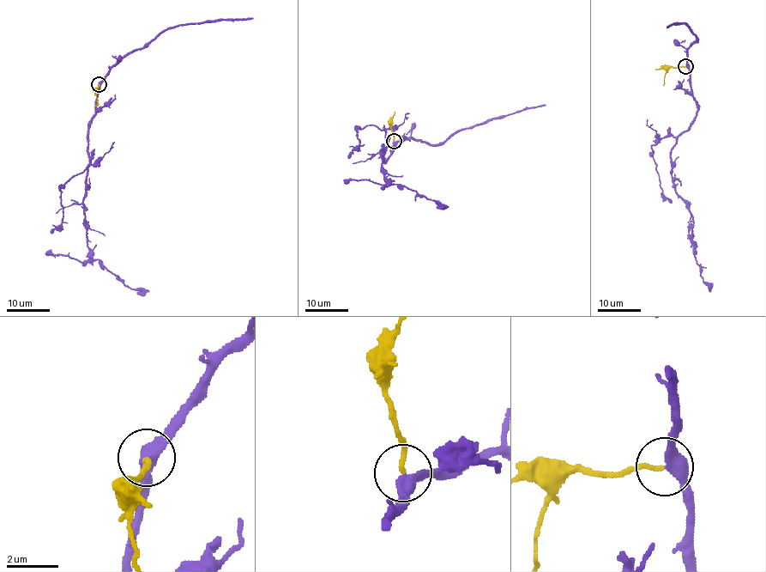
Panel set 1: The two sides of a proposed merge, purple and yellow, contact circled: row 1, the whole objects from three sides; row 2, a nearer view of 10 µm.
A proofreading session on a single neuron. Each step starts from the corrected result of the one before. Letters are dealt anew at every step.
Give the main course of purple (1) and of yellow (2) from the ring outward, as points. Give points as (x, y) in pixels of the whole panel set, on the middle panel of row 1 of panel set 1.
1: (394, 142), (385, 162), (382, 144), (380, 151), (383, 179), (439, 200), (448, 208)
2: (394, 142), (392, 122), (389, 123)

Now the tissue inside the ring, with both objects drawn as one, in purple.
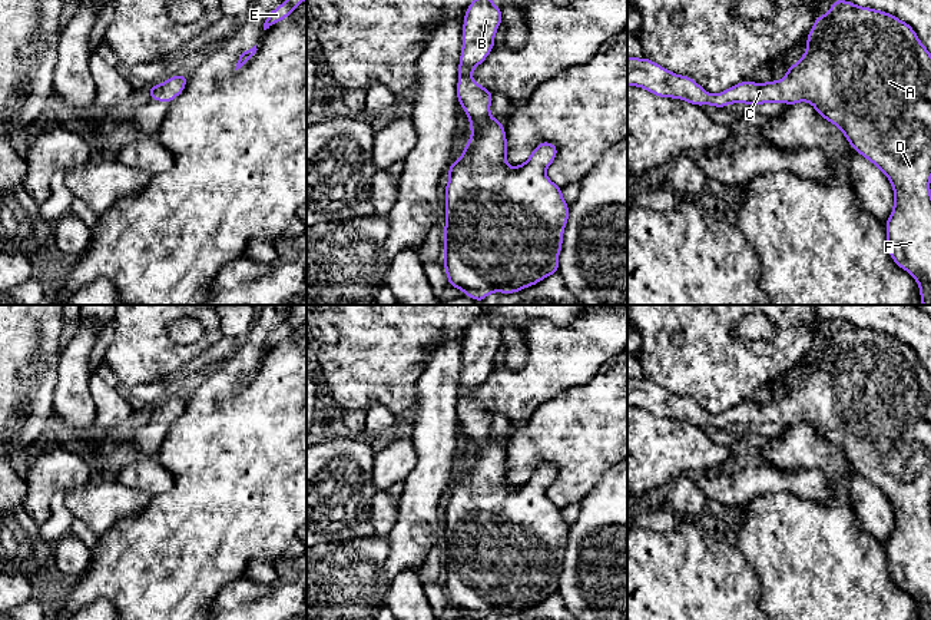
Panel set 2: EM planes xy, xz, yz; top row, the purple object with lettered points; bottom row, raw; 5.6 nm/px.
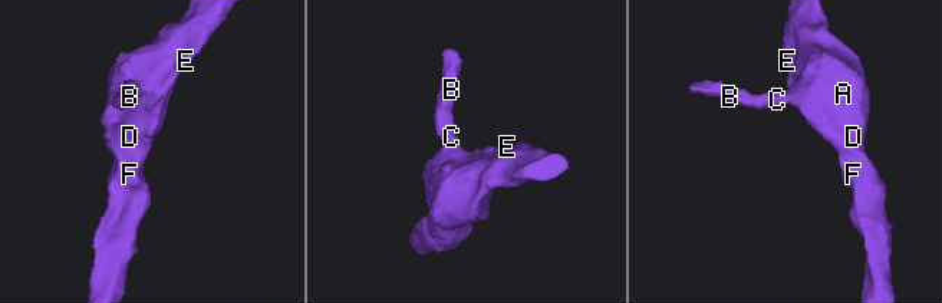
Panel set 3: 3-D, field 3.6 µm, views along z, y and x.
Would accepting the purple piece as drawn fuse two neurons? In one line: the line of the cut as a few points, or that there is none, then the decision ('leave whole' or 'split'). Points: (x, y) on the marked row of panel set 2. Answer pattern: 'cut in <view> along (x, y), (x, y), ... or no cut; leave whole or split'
no cut; leave whole

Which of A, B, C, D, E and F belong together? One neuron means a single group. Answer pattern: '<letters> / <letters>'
A B C D E F

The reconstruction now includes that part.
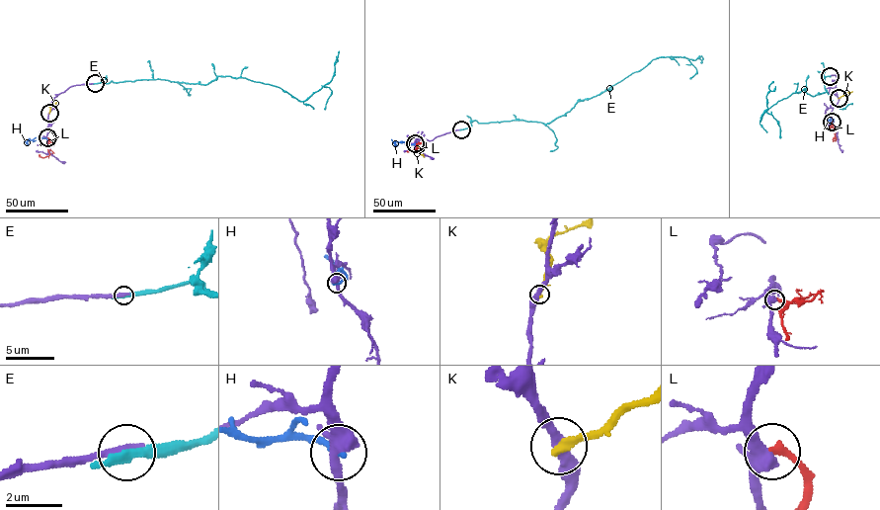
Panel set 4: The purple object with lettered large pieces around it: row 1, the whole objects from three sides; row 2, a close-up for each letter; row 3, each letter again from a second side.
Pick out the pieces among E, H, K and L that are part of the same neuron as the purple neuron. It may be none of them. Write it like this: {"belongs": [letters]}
{"belongs": []}

